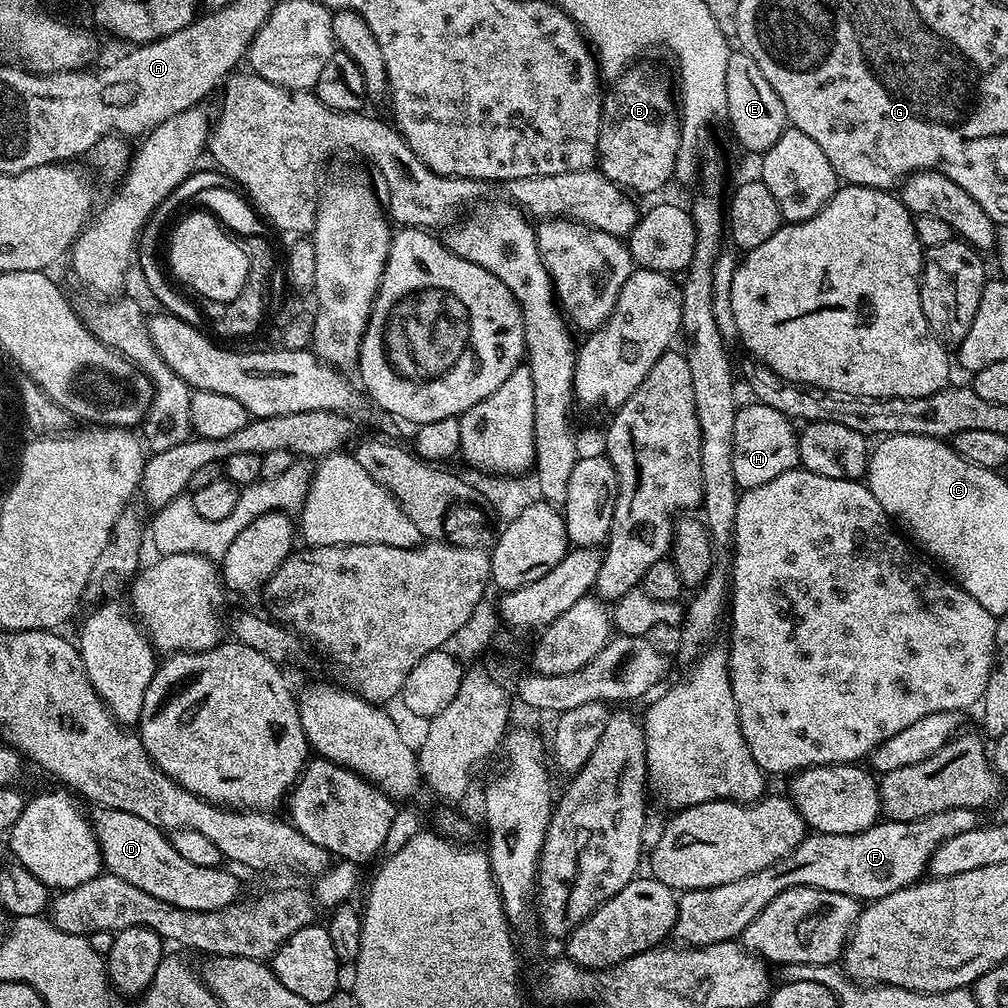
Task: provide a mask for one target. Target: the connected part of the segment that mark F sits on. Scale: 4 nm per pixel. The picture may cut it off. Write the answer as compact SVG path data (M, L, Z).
M955 808L954 810L942 810L930 814L926 818L918 818L910 822L898 822L897 820L884 820L877 822L864 832L854 834L819 834L805 835L804 841L790 854L770 866L766 870L758 870L758 874L746 874L746 878L738 878L738 882L726 882L726 886L710 886L699 888L693 892L683 893L678 900L678 914L674 936L681 945L693 948L704 948L708 944L717 944L723 940L736 940L743 937L746 926L778 898L791 888L817 888L818 890L830 890L838 894L853 896L861 902L871 902L878 898L886 898L886 894L894 894L903 888L909 888L917 883L928 872L928 863L932 860L934 850L942 846L950 838L958 834L966 834L966 830L974 830L978 827L977 809Z

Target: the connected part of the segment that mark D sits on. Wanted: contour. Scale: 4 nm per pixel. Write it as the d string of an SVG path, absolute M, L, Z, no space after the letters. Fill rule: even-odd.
M99 806L91 810L90 823L100 843L100 858L111 875L146 890L146 894L154 894L154 898L162 898L162 902L170 902L170 906L182 906L182 910L222 910L237 903L240 880L224 866L194 866L174 850L165 829L150 826L138 814Z

